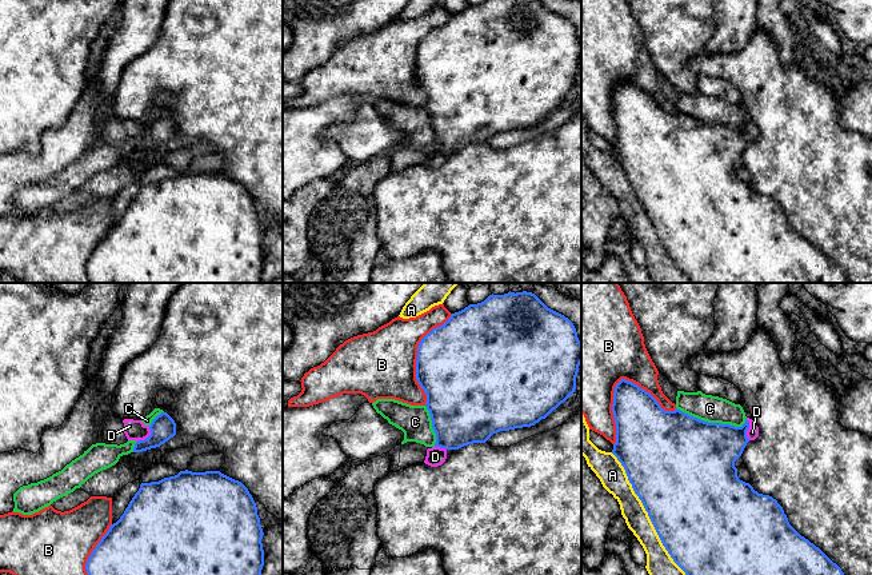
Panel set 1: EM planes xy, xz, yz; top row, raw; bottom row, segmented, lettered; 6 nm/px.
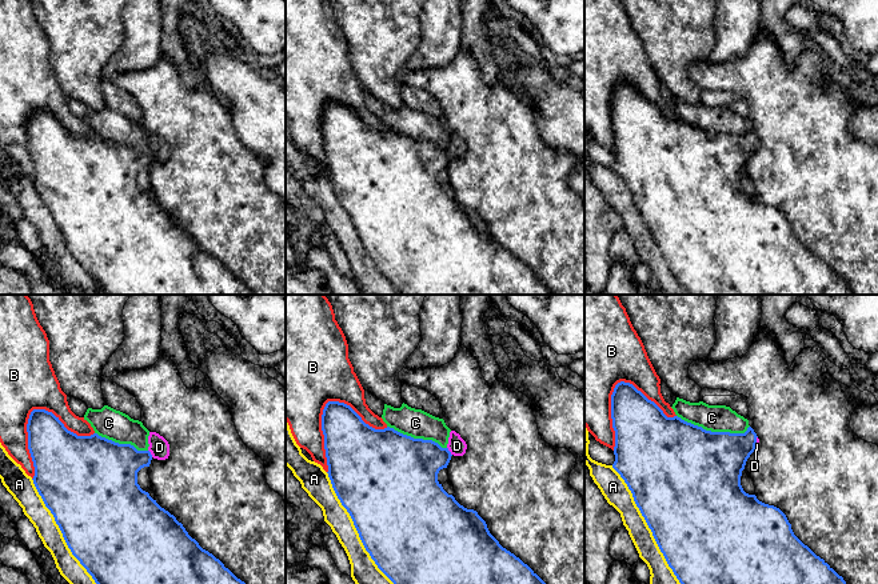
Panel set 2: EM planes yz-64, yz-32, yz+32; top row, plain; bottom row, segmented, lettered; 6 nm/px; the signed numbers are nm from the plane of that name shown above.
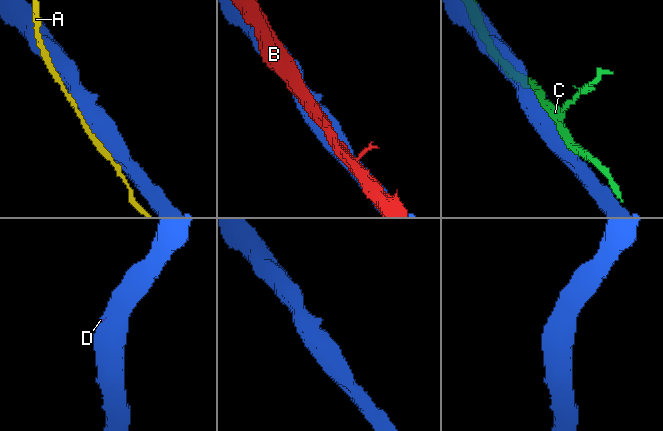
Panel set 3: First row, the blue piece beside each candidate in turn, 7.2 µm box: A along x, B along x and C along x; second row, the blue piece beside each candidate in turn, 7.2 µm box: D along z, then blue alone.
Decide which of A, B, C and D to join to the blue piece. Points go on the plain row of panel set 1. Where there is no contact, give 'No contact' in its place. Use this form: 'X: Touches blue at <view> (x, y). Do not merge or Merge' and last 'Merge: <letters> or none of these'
A: Touches blue at yz (648, 216). Do not merge
B: Touches blue at yz (616, 86). Do not merge
C: Touches blue at yz (711, 124). Do not merge
D: Touches blue at xy (148, 138). Merge
Merge: D

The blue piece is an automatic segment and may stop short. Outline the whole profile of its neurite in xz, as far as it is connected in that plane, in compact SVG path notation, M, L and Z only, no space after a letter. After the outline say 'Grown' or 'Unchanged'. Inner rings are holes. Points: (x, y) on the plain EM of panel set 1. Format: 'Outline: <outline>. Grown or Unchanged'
Outline: M485 0L452 15L417 47L416 80L427 96L425 108L436 144L432 149L416 143L396 147L388 153L391 173L417 164L437 168L445 163L448 151L485 144L500 132L535 127L573 96L580 65L581 43L573 24L548 9L540 0Z. Grown

